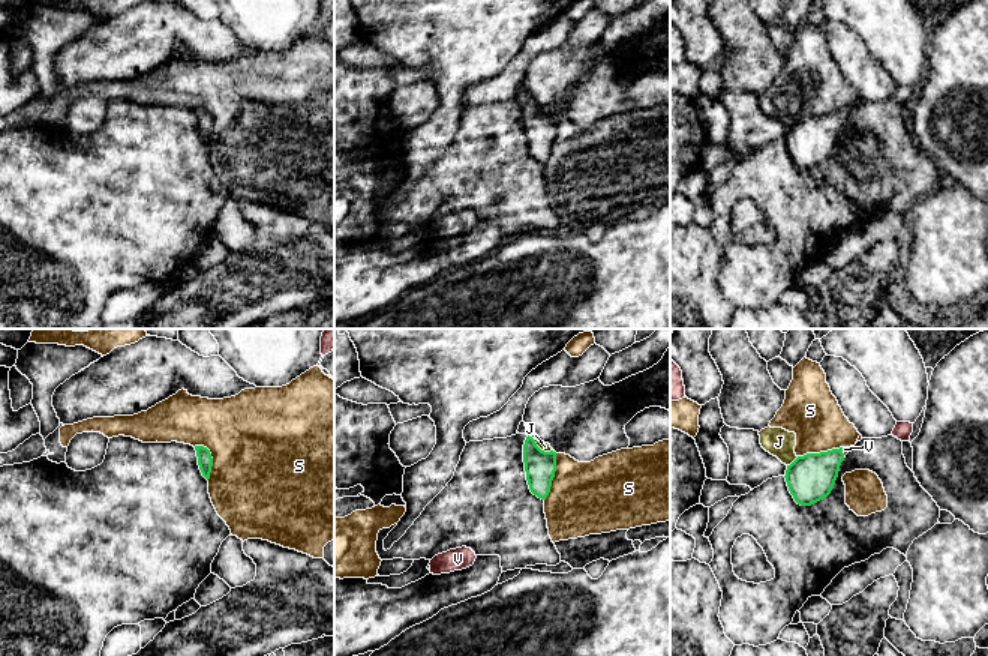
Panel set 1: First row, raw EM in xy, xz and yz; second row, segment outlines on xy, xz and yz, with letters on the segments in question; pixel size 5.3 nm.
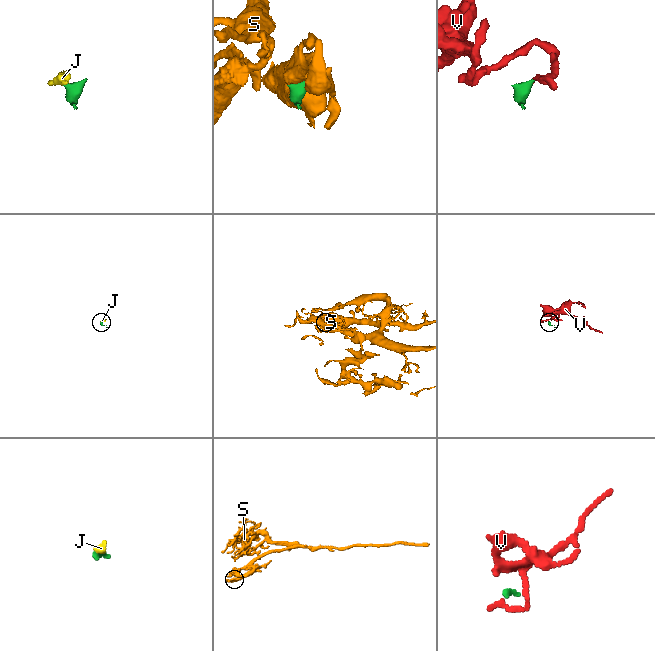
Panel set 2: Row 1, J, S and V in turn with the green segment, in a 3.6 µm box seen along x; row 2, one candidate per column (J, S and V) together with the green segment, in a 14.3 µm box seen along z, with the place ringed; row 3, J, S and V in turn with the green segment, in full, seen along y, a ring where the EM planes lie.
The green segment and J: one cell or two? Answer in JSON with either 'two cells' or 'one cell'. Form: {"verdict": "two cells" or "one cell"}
{"verdict": "two cells"}

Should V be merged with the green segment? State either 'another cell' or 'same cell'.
same cell

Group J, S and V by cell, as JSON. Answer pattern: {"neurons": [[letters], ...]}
{"neurons": [["J", "S"], ["V"]]}

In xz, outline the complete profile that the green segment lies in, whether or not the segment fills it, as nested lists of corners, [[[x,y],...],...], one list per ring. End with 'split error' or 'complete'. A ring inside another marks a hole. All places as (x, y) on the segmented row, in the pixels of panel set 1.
[[[528,435],[523,444],[523,462],[531,492],[546,500],[556,471],[556,452],[541,450],[535,440]]]; complete

